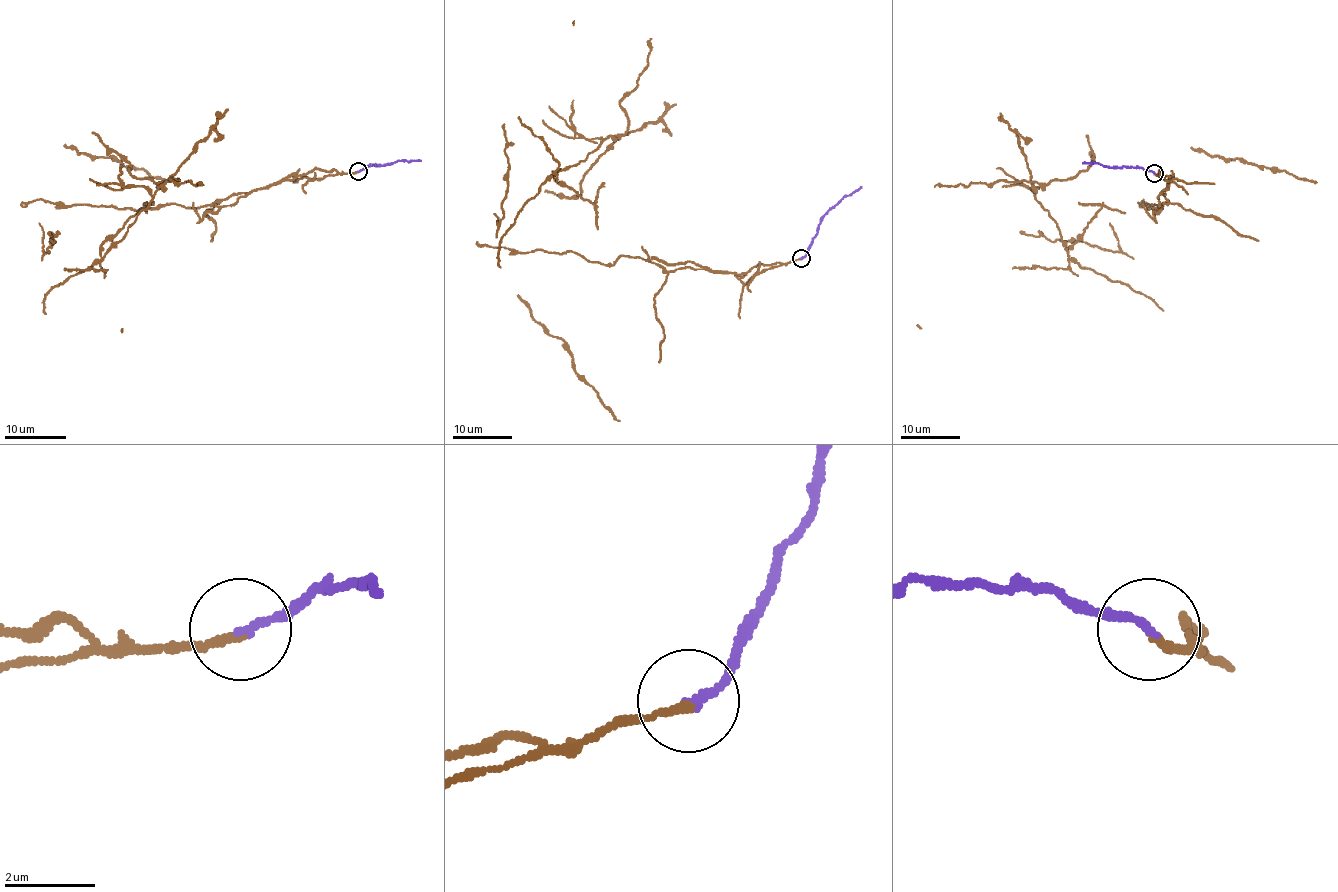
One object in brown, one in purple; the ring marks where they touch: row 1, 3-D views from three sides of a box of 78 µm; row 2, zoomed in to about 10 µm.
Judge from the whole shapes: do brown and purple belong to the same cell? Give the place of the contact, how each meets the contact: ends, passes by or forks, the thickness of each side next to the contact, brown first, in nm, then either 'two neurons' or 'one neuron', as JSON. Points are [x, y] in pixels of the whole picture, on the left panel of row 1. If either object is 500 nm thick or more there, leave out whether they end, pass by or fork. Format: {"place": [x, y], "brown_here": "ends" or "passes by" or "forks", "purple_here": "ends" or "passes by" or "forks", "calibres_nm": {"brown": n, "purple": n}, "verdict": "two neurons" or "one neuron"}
{"place": [358, 171], "brown_here": "ends", "purple_here": "ends", "calibres_nm": {"brown": 180, "purple": 170}, "verdict": "two neurons"}

